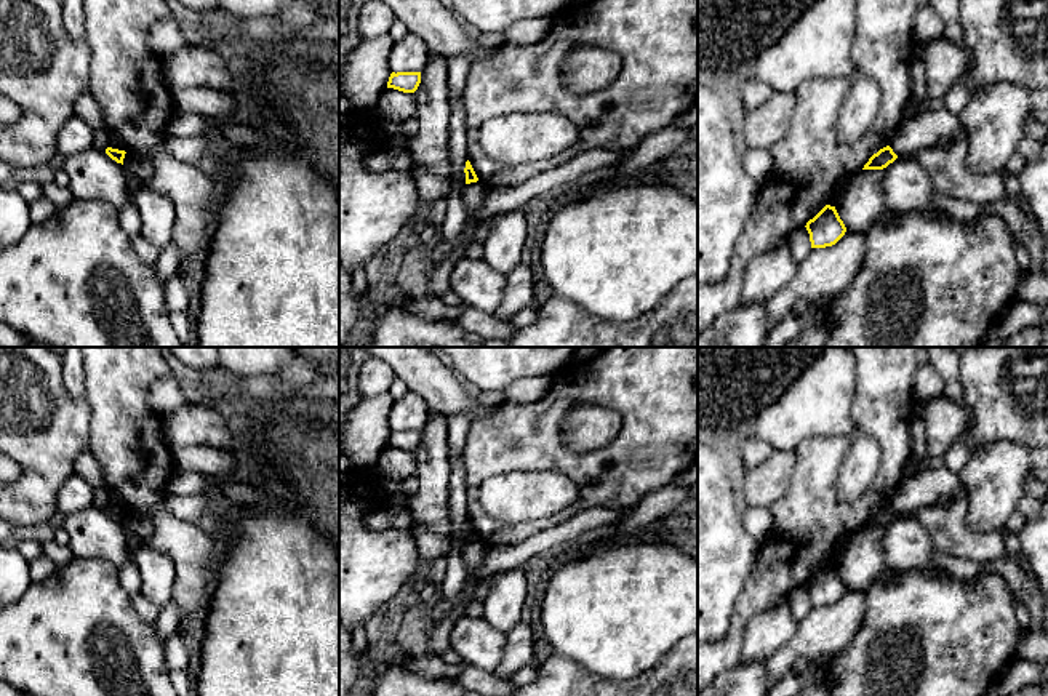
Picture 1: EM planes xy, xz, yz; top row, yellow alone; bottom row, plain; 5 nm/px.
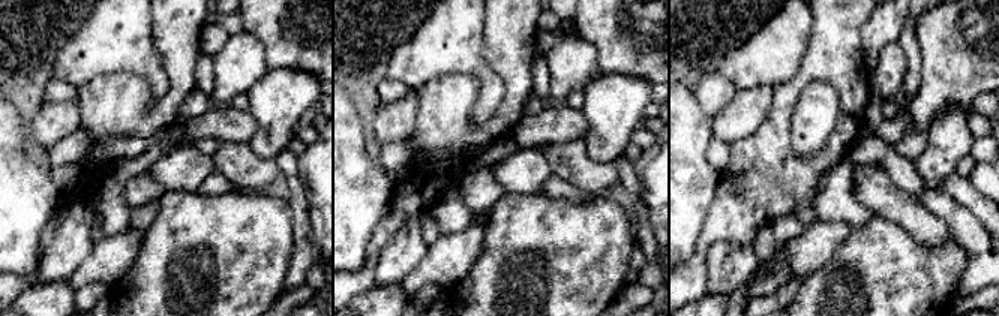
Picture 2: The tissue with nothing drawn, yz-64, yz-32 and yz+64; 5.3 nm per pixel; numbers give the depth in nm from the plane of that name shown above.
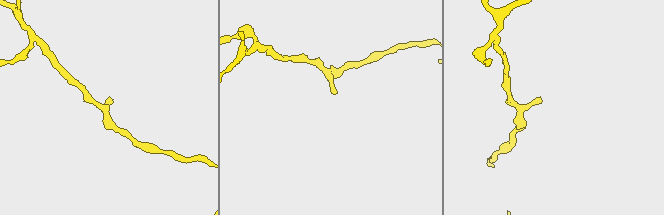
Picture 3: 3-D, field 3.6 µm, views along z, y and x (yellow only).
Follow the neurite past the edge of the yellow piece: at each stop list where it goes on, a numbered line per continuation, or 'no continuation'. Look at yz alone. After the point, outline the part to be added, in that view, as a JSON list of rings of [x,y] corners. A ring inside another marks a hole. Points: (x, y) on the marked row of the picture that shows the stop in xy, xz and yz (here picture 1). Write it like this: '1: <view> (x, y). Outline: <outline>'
no continuation

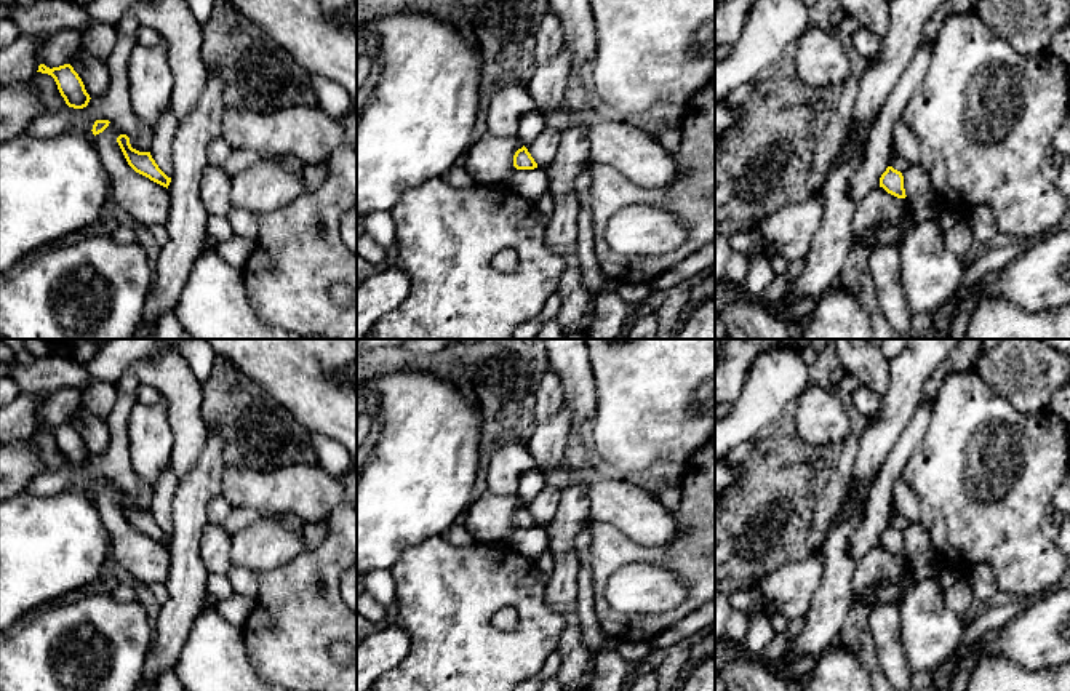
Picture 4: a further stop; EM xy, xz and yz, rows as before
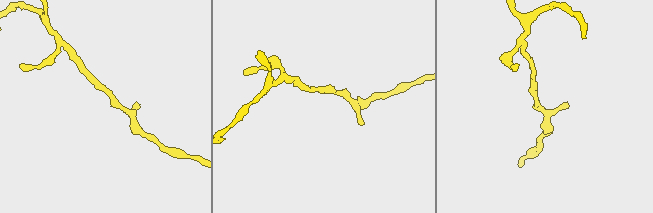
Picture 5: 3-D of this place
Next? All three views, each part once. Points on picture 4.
no continuation

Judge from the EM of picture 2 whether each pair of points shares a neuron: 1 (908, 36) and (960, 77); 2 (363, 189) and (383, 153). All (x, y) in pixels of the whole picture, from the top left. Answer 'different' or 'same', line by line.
1: different
2: different

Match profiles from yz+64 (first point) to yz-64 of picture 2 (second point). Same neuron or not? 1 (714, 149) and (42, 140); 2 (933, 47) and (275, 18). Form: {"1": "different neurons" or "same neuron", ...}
{"1": "different neurons", "2": "same neuron"}

